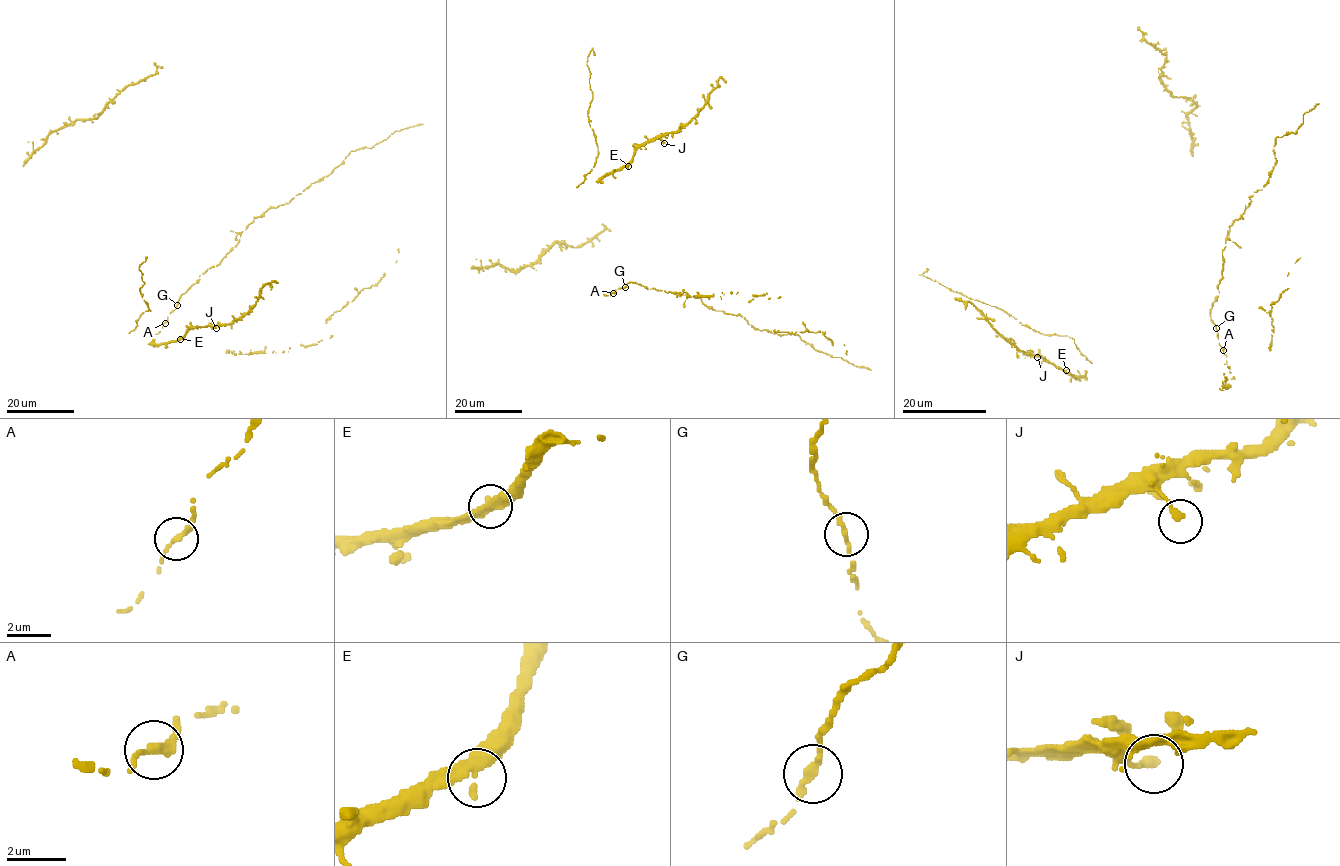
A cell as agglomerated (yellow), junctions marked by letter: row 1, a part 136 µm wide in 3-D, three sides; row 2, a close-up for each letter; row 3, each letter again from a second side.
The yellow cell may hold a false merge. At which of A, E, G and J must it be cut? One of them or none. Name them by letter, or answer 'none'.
none

